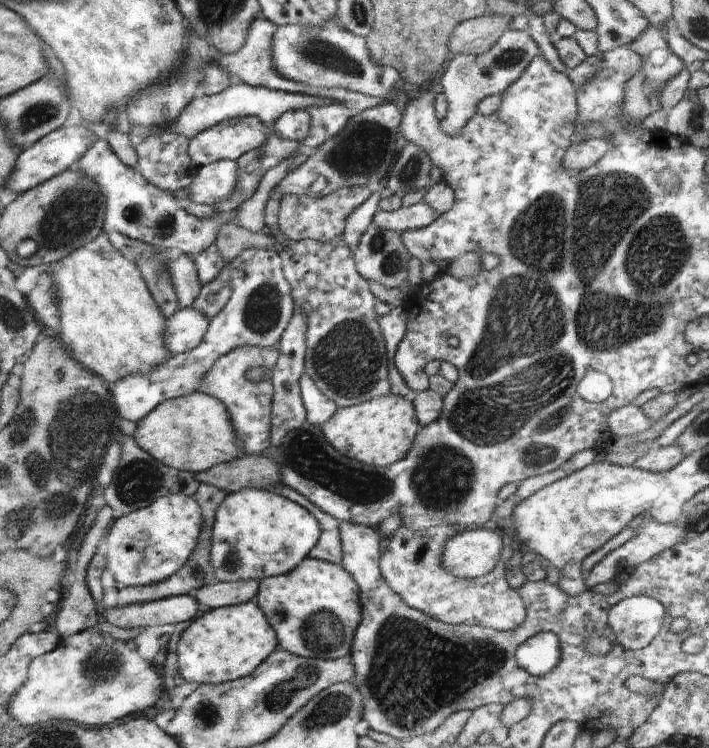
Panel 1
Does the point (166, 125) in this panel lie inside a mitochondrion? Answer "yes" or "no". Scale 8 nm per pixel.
no

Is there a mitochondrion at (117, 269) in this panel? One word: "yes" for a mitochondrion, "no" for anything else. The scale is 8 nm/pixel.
no

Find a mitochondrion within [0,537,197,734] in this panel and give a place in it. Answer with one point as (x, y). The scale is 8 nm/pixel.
(102, 666)

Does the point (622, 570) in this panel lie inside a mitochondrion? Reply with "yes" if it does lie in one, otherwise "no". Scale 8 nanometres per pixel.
no

